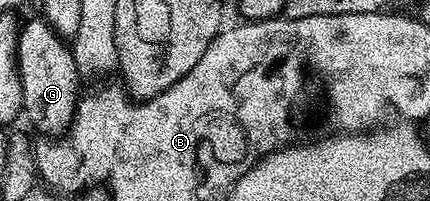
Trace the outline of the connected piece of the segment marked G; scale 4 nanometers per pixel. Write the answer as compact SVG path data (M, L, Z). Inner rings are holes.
M43 18L29 20L20 25L17 33L17 69L23 86L24 115L35 127L49 138L57 138L68 132L77 113L79 91L73 49L62 37L57 35Z

